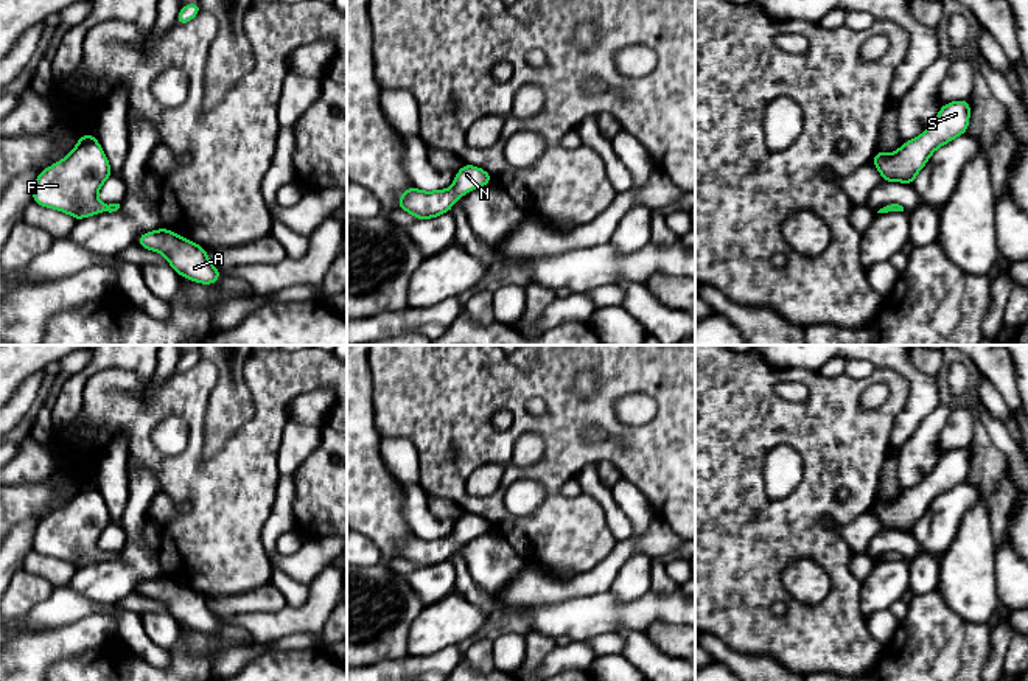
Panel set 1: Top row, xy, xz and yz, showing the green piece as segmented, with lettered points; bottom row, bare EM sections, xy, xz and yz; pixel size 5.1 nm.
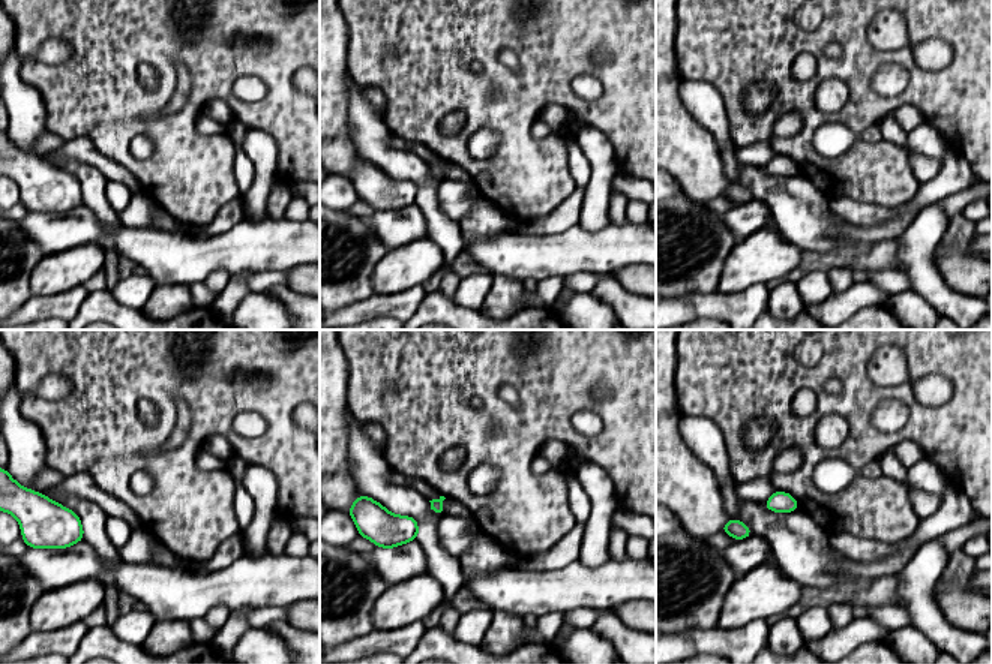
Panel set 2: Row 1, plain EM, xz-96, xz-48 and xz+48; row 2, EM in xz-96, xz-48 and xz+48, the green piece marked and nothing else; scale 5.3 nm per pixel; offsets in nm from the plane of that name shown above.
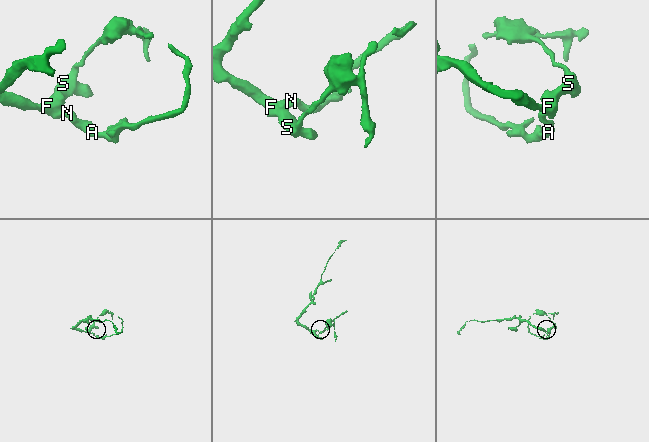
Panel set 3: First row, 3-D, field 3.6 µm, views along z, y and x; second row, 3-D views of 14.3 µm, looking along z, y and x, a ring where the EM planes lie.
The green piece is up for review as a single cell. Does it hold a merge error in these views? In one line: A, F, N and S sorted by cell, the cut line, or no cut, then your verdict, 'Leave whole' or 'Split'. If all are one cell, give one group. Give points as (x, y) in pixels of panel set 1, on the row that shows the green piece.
Groups: A F N S. No split. Leave whole

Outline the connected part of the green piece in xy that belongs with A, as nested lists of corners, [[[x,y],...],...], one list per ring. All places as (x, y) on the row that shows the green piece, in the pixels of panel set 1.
[[[166,227],[142,233],[137,244],[162,253],[179,277],[207,286],[221,278],[219,269],[212,264],[204,247],[173,233]]]

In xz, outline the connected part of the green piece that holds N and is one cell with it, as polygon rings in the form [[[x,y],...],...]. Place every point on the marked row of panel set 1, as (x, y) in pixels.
[[[465,163],[454,177],[453,187],[446,190],[421,191],[415,187],[406,188],[398,201],[398,208],[411,213],[415,219],[431,219],[451,211],[457,197],[471,190],[490,185],[488,171]]]

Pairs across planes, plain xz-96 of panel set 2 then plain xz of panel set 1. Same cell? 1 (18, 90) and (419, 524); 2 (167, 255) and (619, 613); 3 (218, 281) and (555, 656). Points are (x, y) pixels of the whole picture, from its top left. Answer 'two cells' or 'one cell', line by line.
1: one cell
2: one cell
3: one cell

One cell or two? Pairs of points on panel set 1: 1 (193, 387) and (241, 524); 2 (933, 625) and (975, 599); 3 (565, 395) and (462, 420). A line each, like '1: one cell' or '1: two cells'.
1: one cell
2: two cells
3: one cell

